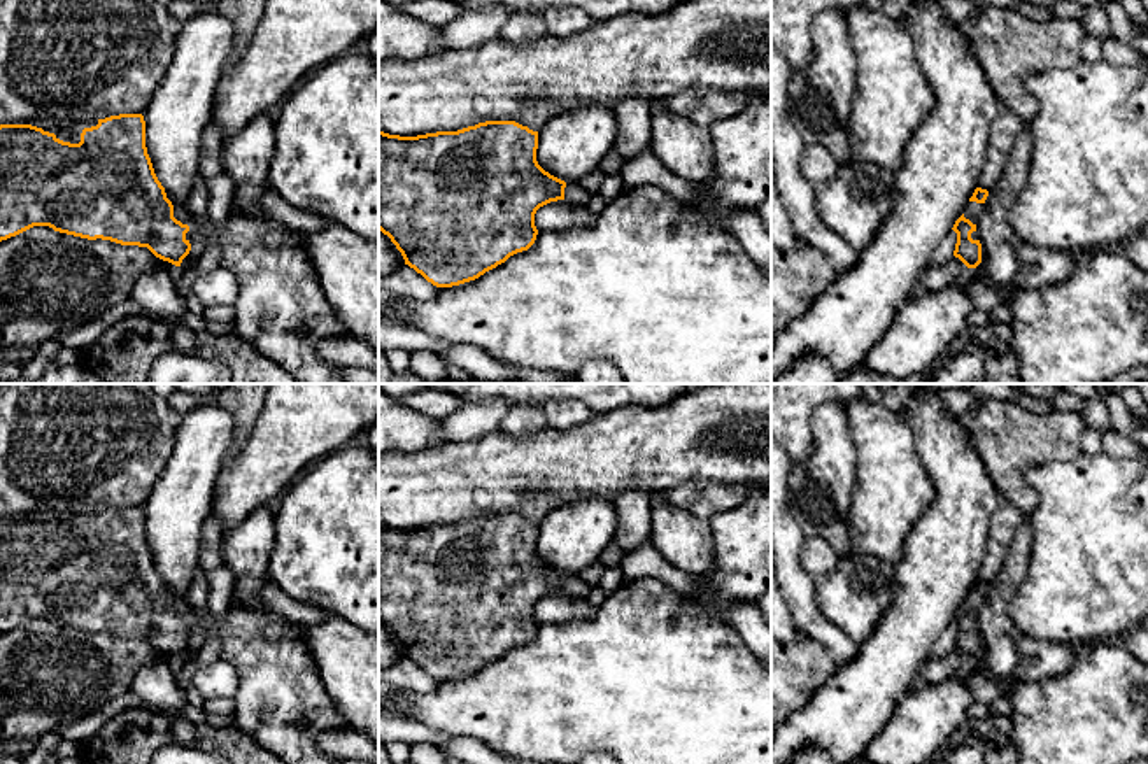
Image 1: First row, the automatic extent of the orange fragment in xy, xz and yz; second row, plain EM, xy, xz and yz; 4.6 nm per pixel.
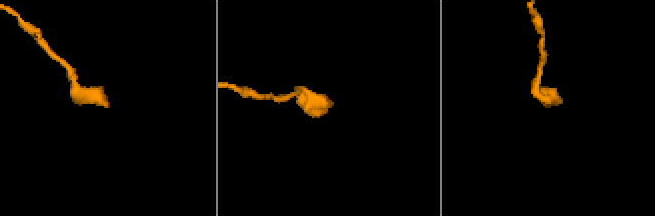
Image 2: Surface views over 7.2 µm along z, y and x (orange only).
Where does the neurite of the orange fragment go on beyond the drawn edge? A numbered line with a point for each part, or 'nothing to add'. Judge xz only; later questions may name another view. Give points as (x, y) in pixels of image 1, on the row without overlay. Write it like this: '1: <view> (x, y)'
1: xz (574, 586)

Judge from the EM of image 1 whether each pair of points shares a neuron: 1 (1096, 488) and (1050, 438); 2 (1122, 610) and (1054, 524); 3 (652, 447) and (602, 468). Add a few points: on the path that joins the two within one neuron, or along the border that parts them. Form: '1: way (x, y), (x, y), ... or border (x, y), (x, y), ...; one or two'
1: border (1082, 452), (1070, 459), (1050, 459), (1031, 470); two
2: way (1106, 589), (1094, 573), (1094, 565), (1075, 545); one
3: way (640, 447), (626, 449), (614, 456); one

